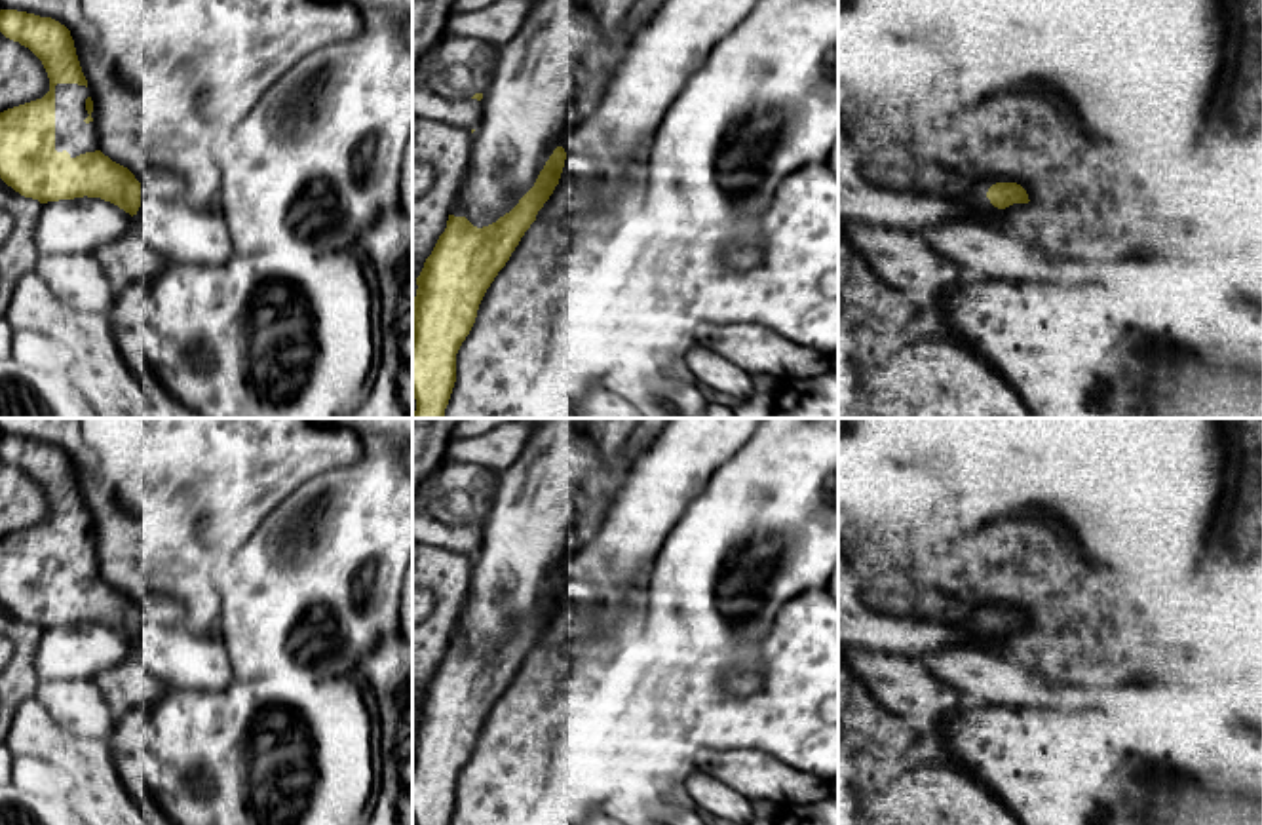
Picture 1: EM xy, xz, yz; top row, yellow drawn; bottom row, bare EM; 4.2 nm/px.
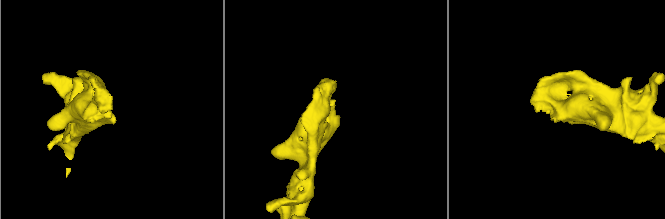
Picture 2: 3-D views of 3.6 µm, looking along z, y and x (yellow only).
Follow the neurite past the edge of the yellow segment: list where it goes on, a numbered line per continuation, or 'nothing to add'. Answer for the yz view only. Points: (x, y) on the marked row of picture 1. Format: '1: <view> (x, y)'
nothing to add

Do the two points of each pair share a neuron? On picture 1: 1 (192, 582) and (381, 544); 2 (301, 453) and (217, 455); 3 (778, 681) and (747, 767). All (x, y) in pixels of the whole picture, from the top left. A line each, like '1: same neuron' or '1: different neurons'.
1: different neurons
2: same neuron
3: different neurons

